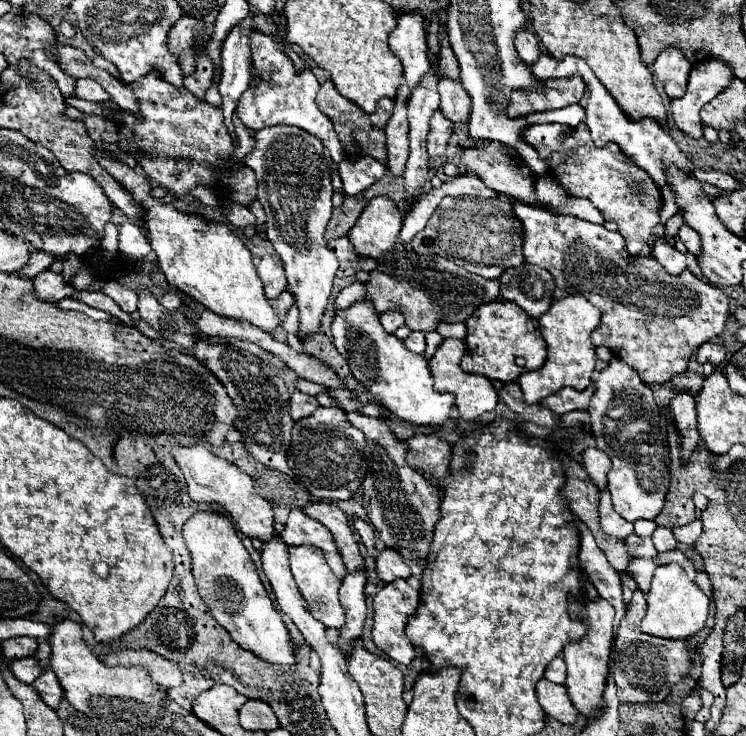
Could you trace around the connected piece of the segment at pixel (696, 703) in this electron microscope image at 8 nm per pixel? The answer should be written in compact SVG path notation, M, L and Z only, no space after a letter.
M690 692L690 696L686 696L684 702L682 702L682 712L684 712L684 716L686 716L688 720L694 720L694 714L696 714L700 708L702 708L702 702L700 702L700 698L698 698L694 692Z

